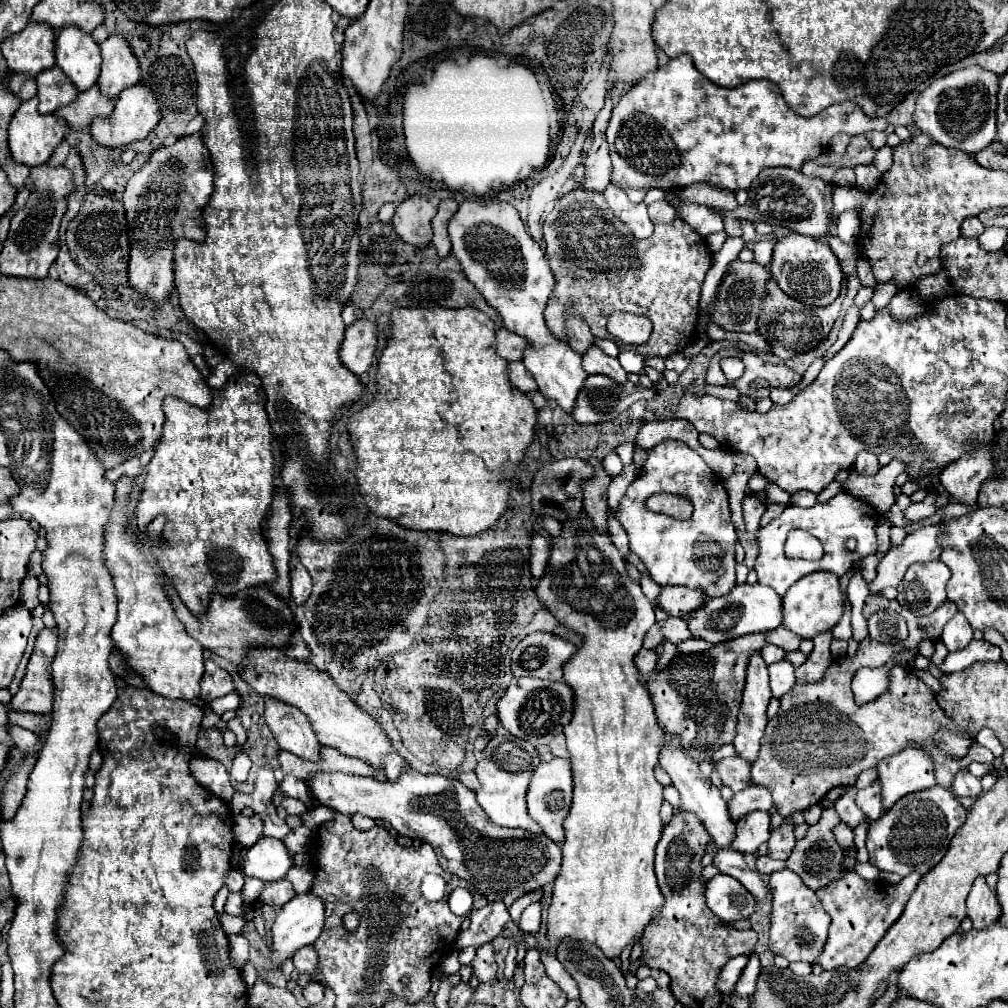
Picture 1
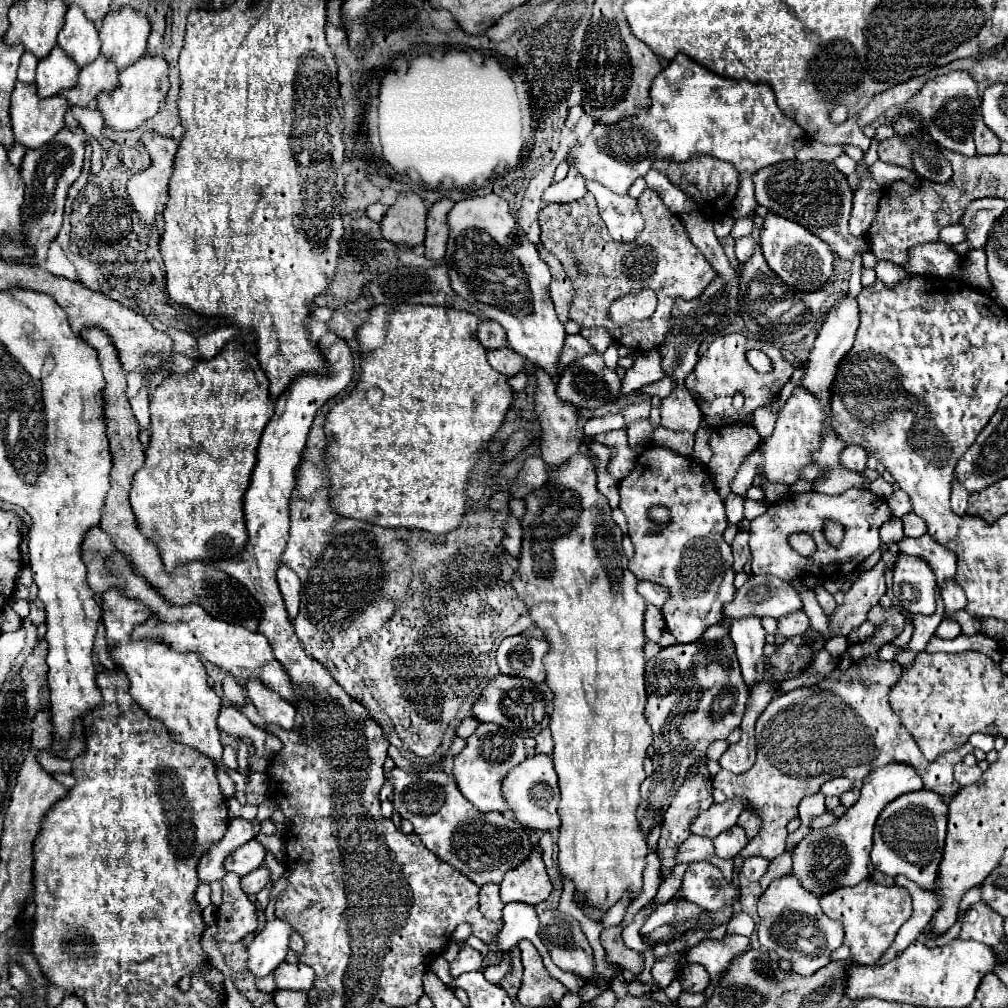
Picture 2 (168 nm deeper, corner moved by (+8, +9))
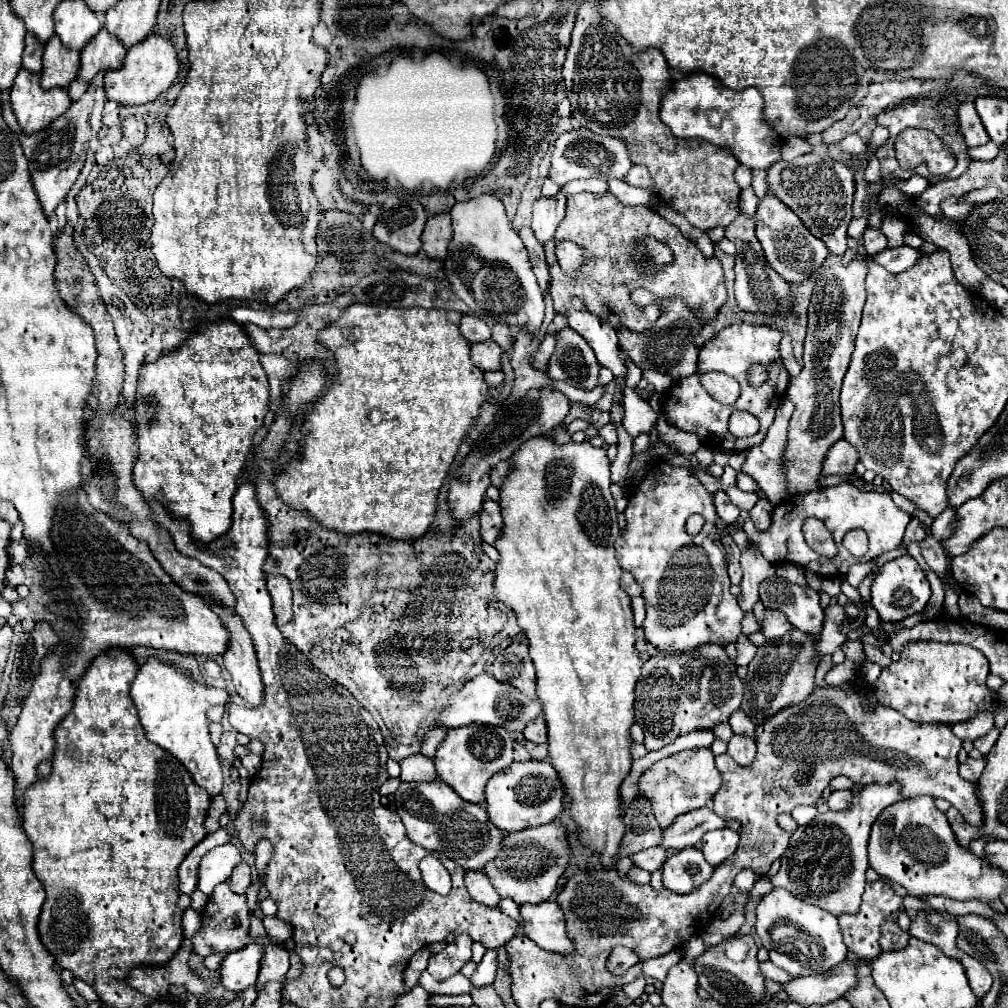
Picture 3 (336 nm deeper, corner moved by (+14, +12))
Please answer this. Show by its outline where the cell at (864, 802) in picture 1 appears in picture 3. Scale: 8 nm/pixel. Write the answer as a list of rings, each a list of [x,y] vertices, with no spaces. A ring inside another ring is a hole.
[[[841,789],[841,791],[833,791],[831,793],[831,797],[827,799],[827,805],[833,811],[841,811],[841,809],[845,809],[851,803],[851,799],[853,799],[851,789]]]

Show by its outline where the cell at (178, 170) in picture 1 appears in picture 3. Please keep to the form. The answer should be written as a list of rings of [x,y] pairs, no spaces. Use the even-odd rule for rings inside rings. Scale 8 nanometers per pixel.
[[[127,117],[123,119],[123,137],[133,145],[139,147],[145,141],[145,123],[139,117]]]

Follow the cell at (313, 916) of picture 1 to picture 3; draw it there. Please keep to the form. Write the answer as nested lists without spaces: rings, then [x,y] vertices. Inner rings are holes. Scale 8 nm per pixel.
[[[247,943],[245,949],[239,949],[237,953],[229,953],[219,969],[221,983],[237,993],[247,989],[249,985],[255,985],[263,953],[265,953],[265,945],[261,943]]]

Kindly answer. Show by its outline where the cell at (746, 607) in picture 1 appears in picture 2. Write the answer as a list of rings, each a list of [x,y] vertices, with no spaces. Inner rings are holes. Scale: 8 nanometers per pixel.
[[[751,576],[745,586],[737,590],[735,600],[727,604],[727,620],[723,626],[729,628],[729,620],[745,614],[781,618],[797,610],[803,610],[803,602],[789,582],[775,576]]]

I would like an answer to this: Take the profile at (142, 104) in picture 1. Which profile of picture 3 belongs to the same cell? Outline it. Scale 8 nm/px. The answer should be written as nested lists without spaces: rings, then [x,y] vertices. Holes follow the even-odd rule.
[[[151,33],[151,37],[147,37],[145,41],[141,41],[139,45],[127,51],[121,69],[105,73],[105,95],[109,101],[117,101],[129,107],[151,103],[157,95],[161,95],[173,85],[177,71],[179,71],[179,63],[173,45],[165,37]]]

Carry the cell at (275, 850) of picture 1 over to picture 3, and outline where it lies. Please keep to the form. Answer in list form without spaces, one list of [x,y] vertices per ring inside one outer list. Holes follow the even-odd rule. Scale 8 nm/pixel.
[[[225,843],[221,847],[211,849],[199,863],[199,883],[197,887],[205,893],[211,895],[213,887],[217,883],[223,883],[231,877],[235,865],[239,865],[241,859],[241,849],[235,843]]]

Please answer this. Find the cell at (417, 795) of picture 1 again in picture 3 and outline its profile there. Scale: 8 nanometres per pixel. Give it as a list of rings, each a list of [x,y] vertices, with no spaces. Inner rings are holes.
[[[429,781],[429,783],[401,783],[395,793],[395,811],[401,817],[407,831],[407,837],[429,851],[443,853],[457,865],[467,871],[483,871],[497,851],[501,851],[501,841],[505,839],[505,831],[497,829],[487,815],[483,805],[473,805],[463,801],[449,785],[443,781]]]

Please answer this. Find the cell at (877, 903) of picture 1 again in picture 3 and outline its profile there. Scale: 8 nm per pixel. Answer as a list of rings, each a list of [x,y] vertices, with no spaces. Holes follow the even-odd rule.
[[[879,881],[867,883],[859,911],[853,915],[845,915],[845,913],[839,915],[839,927],[843,931],[843,939],[845,939],[847,949],[851,953],[855,953],[859,959],[867,959],[867,961],[875,959],[881,953],[879,937],[881,937],[883,921],[887,921],[887,919],[897,921],[901,911],[903,911],[903,897],[899,897],[889,885],[883,885]]]

